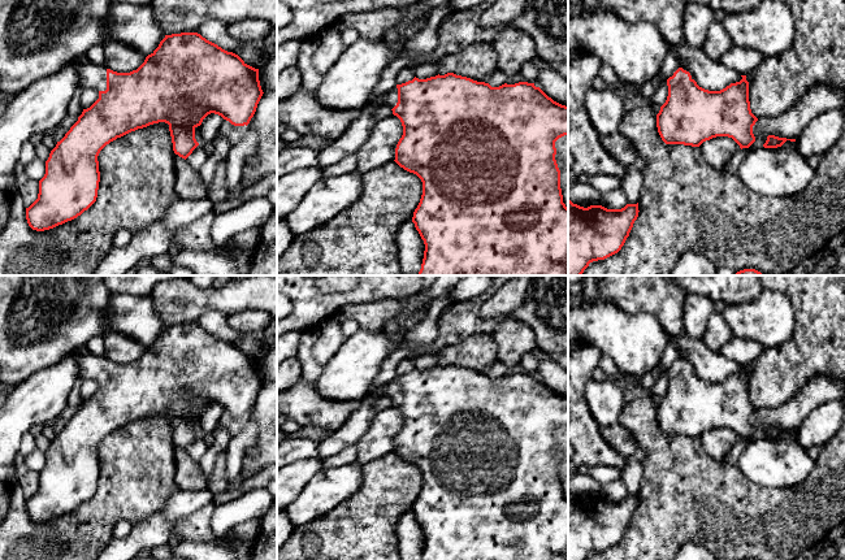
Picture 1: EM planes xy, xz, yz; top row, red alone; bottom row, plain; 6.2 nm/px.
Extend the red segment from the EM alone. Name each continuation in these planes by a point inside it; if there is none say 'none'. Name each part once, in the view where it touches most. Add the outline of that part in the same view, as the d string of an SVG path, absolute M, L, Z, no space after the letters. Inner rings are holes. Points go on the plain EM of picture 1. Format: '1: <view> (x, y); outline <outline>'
1: xy (92, 367); outline M87 347L78 350L81 378L91 378L98 382L107 381L107 357L92 355Z

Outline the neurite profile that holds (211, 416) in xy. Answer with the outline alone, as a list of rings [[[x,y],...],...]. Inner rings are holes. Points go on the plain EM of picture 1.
[[[211,404],[208,405],[202,416],[202,435],[213,434],[213,431],[220,426],[221,416],[224,409],[218,405]]]

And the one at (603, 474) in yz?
[[[590,466],[588,474],[601,482],[602,485],[621,478],[621,470],[618,468],[608,468],[608,466]]]

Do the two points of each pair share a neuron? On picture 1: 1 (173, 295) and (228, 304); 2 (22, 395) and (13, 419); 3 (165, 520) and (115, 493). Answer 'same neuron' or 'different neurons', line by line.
1: same neuron
2: same neuron
3: different neurons

